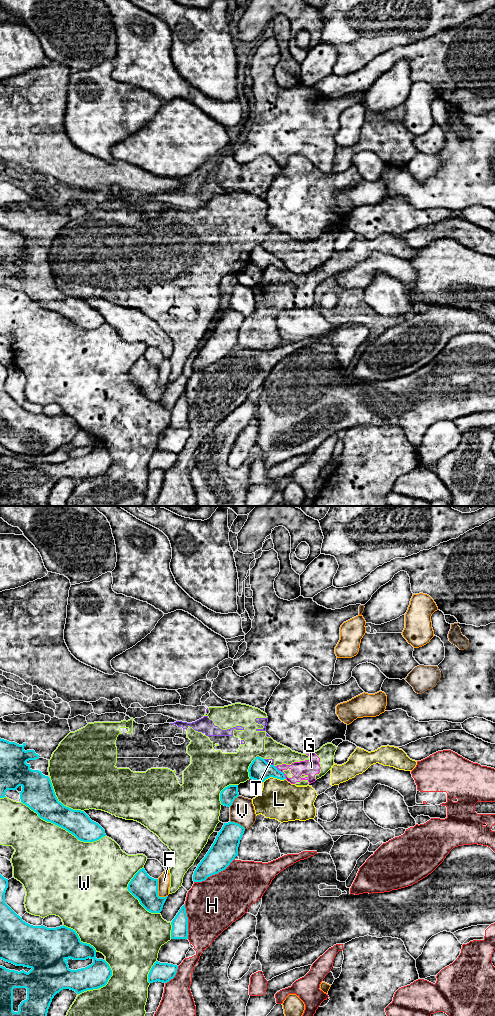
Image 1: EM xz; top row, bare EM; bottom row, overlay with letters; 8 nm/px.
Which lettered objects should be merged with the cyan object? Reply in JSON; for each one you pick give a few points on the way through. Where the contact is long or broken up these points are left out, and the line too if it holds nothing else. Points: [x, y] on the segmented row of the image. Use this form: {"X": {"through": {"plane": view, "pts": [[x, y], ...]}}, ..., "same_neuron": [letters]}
{"same_neuron": []}

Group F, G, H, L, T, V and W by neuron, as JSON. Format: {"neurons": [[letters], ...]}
{"neurons": [["F"], ["G", "T", "W"], ["H"], ["L"], ["V"]]}

